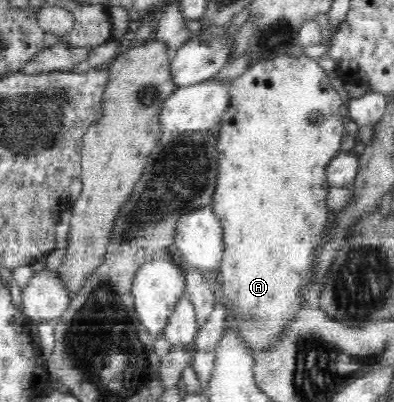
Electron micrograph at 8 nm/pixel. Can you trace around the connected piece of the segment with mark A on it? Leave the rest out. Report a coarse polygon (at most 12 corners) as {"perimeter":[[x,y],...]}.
{"perimeter":[[313,57],[227,84],[211,199],[253,351],[303,304],[343,101]]}

